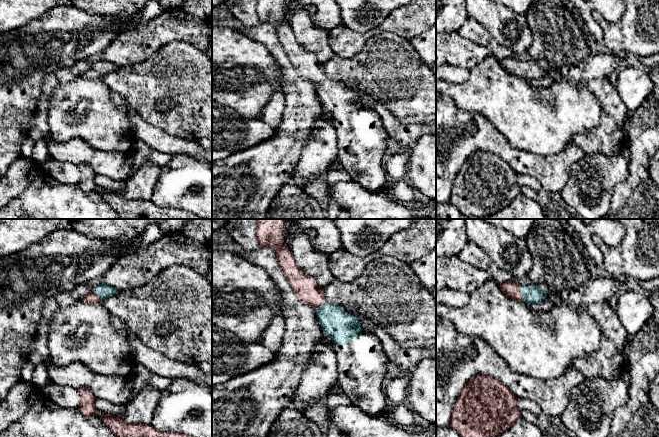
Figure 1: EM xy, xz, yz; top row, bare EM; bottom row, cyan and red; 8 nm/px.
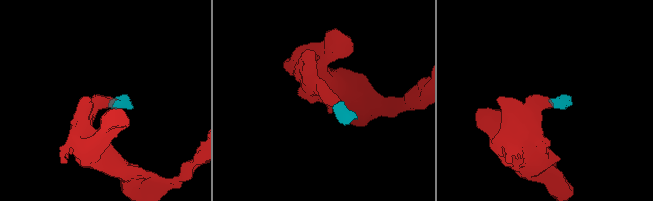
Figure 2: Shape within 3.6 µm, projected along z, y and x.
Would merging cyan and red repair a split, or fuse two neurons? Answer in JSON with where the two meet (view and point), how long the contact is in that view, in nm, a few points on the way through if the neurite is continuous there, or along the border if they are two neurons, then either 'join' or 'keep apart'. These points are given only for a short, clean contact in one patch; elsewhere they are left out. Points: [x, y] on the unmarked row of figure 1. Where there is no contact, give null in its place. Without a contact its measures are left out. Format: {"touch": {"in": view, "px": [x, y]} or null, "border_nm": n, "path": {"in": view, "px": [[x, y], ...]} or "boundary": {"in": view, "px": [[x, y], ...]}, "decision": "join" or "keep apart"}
{"touch": {"in": "yz", "px": [521, 69]}, "border_nm": 140, "path": {"in": "yz", "px": [[532, 69], [521, 69], [511, 65]]}, "decision": "join"}

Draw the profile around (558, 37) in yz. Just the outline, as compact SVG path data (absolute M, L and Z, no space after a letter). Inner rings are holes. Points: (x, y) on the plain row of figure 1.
M533 0L525 15L533 38L527 52L532 60L540 62L547 69L541 79L529 80L533 88L549 87L553 82L552 73L559 69L561 63L577 67L592 55L582 22L574 17L561 0Z

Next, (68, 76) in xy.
M88 59L77 61L71 67L65 67L55 72L57 79L60 83L67 83L74 80L76 77L80 77L90 67L92 63Z

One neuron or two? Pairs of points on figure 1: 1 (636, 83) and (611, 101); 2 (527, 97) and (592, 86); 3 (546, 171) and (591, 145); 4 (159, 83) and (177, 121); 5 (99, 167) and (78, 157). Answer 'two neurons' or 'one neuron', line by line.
1: two neurons
2: two neurons
3: two neurons
4: one neuron
5: one neuron

